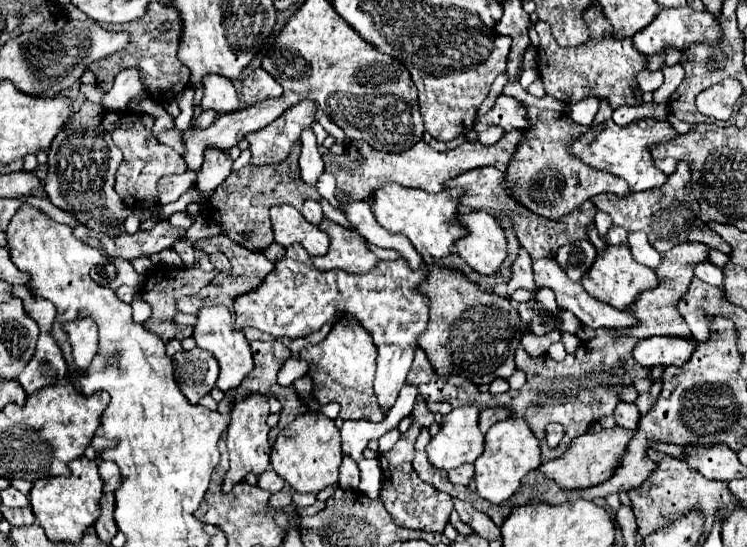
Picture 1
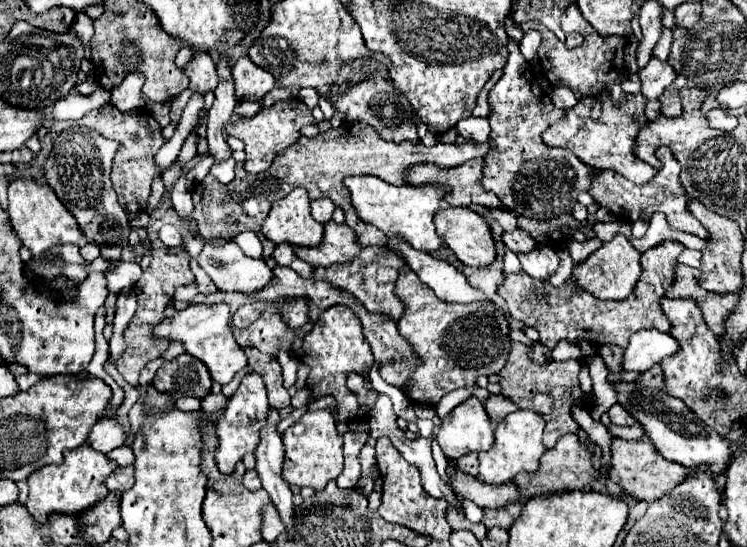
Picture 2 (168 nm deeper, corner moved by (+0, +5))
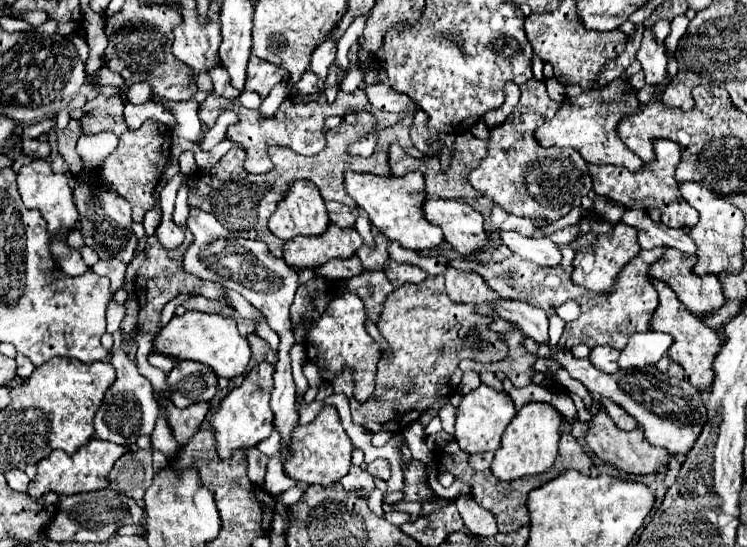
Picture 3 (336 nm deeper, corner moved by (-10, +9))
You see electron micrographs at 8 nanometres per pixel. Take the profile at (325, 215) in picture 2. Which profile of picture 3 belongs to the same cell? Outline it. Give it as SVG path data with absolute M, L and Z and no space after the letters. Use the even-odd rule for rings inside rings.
M327 202L327 214L329 220L341 228L353 228L355 220L359 216L359 208L345 206L341 202Z

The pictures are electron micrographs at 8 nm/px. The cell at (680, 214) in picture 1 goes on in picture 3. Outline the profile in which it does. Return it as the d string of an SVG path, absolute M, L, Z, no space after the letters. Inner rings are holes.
M655 140L653 142L653 150L655 150L655 158L651 162L647 162L639 172L629 172L623 166L595 166L595 164L587 164L589 168L589 176L593 180L593 190L599 196L607 196L619 204L623 204L625 208L639 208L639 210L651 210L657 208L661 210L661 222L669 228L691 228L691 224L699 222L699 214L695 212L695 208L691 208L677 190L677 180L675 180L675 168L681 160L681 150L679 144L675 144L673 140Z

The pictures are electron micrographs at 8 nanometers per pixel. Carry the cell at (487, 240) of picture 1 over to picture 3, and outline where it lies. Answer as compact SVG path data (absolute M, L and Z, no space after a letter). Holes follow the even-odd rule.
M429 198L423 202L423 216L443 230L443 238L461 256L469 256L487 246L483 216L469 204L457 200Z

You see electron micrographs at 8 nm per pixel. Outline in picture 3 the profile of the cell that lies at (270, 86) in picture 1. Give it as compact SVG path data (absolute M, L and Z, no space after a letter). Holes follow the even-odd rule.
M257 56L249 58L249 66L247 66L247 80L245 80L245 88L253 90L257 94L261 94L261 98L265 98L271 88L287 78L287 70L275 66L275 64L263 64L263 60L259 60Z

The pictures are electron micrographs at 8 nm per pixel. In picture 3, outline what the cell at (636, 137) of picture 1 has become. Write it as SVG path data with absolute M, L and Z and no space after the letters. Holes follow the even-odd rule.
M615 78L605 88L591 88L575 98L565 98L559 104L557 114L543 126L539 126L533 136L541 146L575 148L585 162L625 166L631 168L631 172L639 172L639 168L643 168L643 162L631 150L627 150L627 146L617 136L619 118L629 116L631 112L635 112L635 108L639 108L635 88L621 78Z

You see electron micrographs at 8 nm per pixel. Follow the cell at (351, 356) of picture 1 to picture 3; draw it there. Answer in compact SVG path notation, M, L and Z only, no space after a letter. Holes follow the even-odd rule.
M345 292L327 304L323 316L319 316L319 320L313 324L305 340L307 358L309 362L319 366L325 380L327 378L331 380L333 376L341 374L343 366L351 366L355 370L355 392L353 394L359 402L365 402L373 394L377 362L381 358L381 348L367 334L365 320L367 320L367 314L365 314L365 306L361 298L353 292Z

